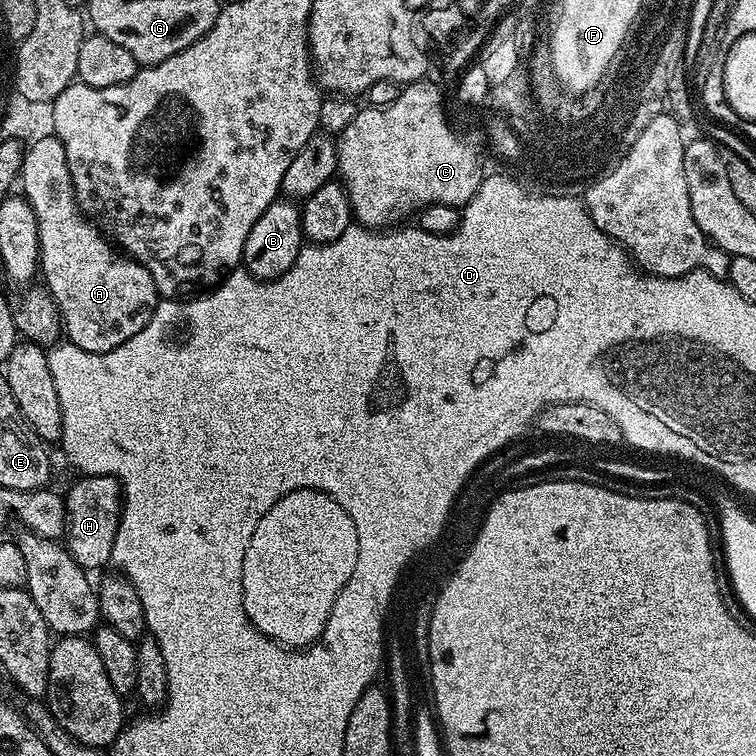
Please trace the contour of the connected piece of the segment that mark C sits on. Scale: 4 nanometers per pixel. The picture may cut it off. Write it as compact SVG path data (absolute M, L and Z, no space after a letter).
M431 79L415 80L413 84L406 84L401 87L398 98L394 98L394 102L390 102L390 106L385 108L373 108L364 106L356 113L356 117L344 129L338 133L336 140L336 153L338 154L338 164L336 171L339 179L342 181L346 194L352 203L352 215L357 225L373 230L384 230L389 226L399 225L408 215L415 213L421 208L430 206L431 204L445 204L446 206L454 206L463 209L465 204L470 202L470 198L474 198L474 194L478 190L478 186L484 181L485 169L480 169L480 160L476 157L476 152L464 140L456 137L457 133L450 126L444 125L444 120L440 120L440 96L442 88L436 84L431 84Z

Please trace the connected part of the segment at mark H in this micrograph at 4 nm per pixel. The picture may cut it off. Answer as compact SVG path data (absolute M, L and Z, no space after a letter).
M81 475L69 486L64 498L64 535L62 543L69 554L86 570L100 568L112 559L114 534L118 534L118 522L122 507L120 483L113 476Z

